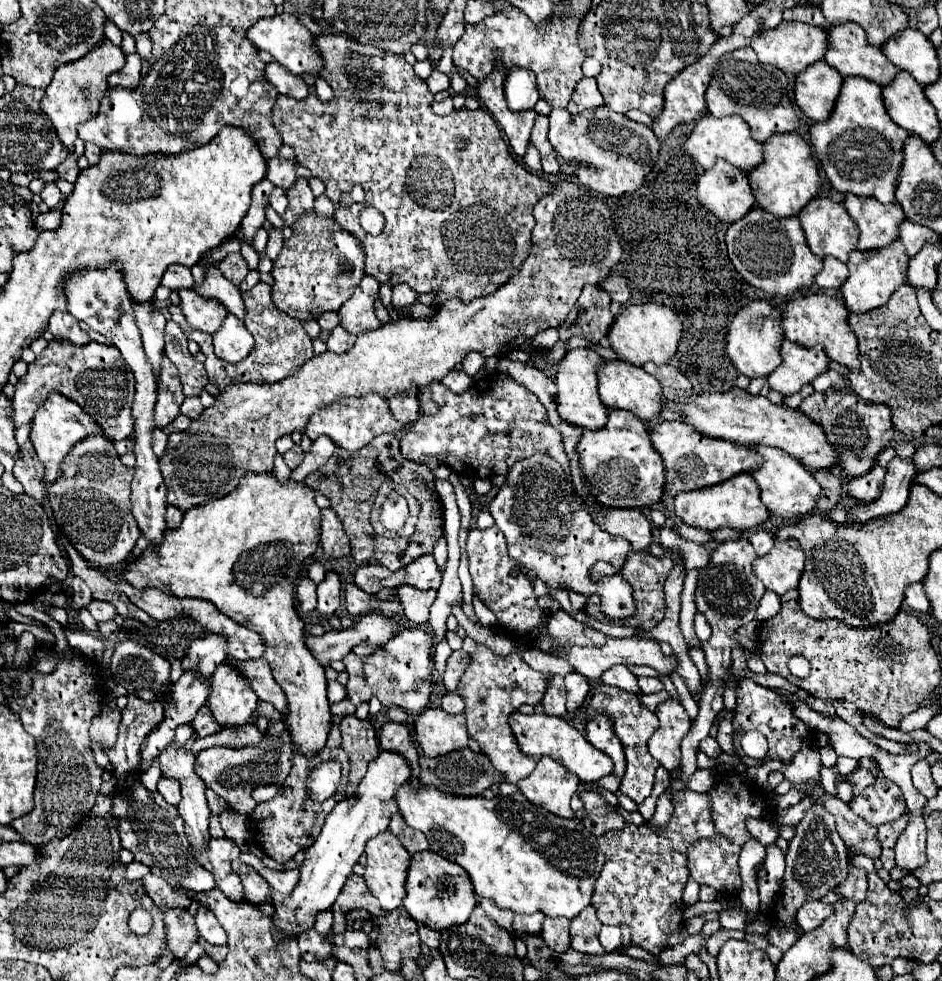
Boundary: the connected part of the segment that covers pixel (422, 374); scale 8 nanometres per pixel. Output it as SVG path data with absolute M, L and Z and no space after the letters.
M574 182L556 184L554 192L544 196L534 208L536 226L532 230L532 250L522 264L520 272L502 288L498 288L490 296L476 298L468 304L462 300L448 300L430 320L416 318L400 318L396 322L384 324L384 328L362 332L356 344L344 352L324 352L308 360L300 370L292 376L274 382L274 384L230 384L218 394L216 402L202 412L196 420L192 420L192 430L172 432L168 436L168 446L158 460L162 478L166 482L166 502L188 512L198 504L206 504L210 500L226 496L234 486L238 486L240 476L246 472L270 472L274 458L274 444L280 436L294 434L306 430L306 420L326 404L332 404L340 398L362 398L370 392L378 392L386 398L400 396L410 388L422 388L434 380L442 380L458 362L464 360L466 352L482 352L484 356L504 356L524 342L528 342L534 334L558 328L564 324L570 314L574 302L580 296L584 284L600 284L610 274L610 270L618 264L622 256L622 248L618 236L614 232L614 224L610 218L610 210L602 198L592 198L586 190L582 190Z

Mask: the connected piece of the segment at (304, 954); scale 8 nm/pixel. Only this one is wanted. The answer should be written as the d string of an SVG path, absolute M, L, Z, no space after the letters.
M314 928L298 934L300 958L306 962L322 962L334 956L334 942L328 934L320 934Z

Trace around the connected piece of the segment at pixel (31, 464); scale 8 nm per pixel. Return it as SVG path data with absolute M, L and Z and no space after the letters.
M32 422L24 424L22 428L16 428L16 442L18 442L18 448L20 448L20 458L16 460L14 476L24 486L28 496L38 500L38 504L44 504L46 488L48 488L48 484L44 482L46 468L38 460L34 448L30 444L30 424Z

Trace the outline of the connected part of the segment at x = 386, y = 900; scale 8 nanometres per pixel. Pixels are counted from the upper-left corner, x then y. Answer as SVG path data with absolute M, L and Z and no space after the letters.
M382 832L376 838L370 838L366 842L366 856L368 856L368 864L366 864L366 872L364 872L364 880L368 890L380 900L380 906L384 910L394 910L402 904L402 898L406 896L404 884L406 884L406 876L408 876L408 868L410 868L410 854L404 850L404 846L398 842L396 836L392 836L390 832Z

